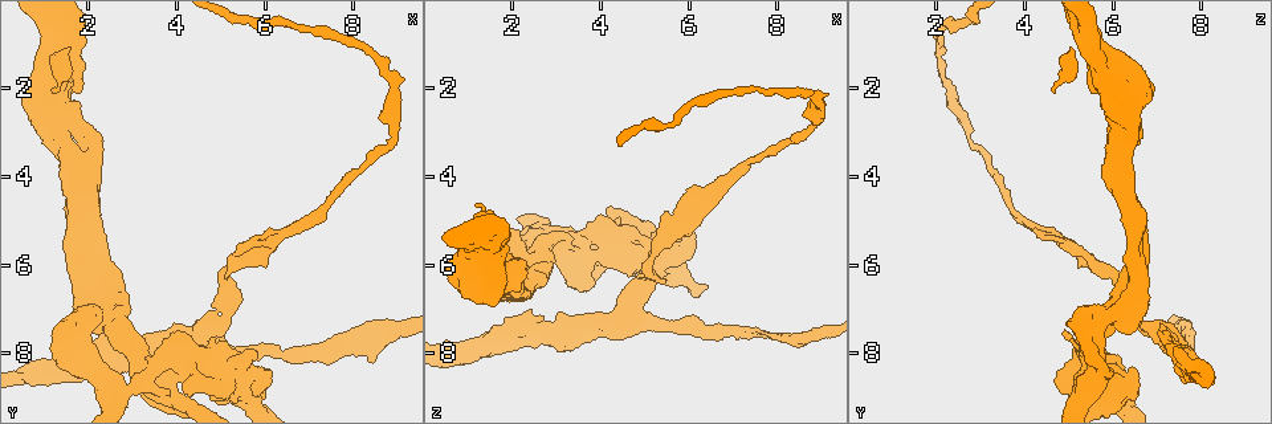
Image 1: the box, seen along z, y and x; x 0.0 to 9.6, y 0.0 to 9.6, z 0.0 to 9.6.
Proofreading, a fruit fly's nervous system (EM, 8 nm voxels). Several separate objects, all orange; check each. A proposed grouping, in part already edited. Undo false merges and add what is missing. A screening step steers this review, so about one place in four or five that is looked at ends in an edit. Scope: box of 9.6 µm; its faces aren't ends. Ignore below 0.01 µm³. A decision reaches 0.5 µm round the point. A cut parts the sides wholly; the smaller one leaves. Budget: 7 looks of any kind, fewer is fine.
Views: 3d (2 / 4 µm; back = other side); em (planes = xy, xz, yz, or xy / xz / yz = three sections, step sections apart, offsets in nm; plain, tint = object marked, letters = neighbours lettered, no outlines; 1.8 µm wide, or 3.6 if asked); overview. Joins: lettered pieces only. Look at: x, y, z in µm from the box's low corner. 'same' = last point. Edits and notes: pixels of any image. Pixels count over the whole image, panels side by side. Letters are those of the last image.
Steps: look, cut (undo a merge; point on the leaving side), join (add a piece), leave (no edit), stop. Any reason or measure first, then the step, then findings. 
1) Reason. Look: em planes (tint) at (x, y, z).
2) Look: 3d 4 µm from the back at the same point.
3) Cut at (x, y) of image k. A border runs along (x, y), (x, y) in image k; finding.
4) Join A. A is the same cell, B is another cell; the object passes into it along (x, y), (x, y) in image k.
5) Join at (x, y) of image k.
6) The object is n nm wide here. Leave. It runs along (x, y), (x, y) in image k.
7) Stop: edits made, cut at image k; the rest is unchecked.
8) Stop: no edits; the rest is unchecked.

Arms part here. Look: em planes (letters) at (6.90, 8.15, 7.55).

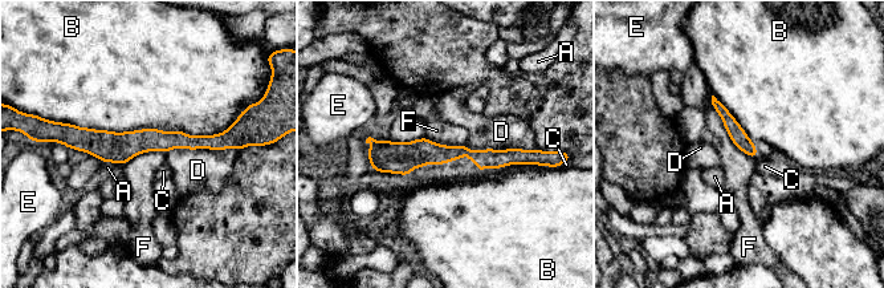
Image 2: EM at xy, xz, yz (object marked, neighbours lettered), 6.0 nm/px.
Leave. A, B, C, D, E and F are other cells; a border runs along (711, 96), (730, 141), (754, 158) in image 2; one neuron here.

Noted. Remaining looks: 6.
Sharp bend. Look: 3d 4 µm at (2.65, 8.85, 5.30).

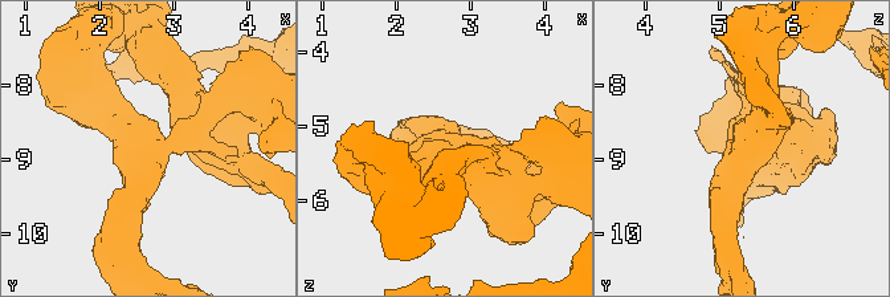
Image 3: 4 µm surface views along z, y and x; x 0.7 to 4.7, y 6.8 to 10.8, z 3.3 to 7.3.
3 arms meet here; the arms are 340, 400, 440 nm wide; now the EM. Look: em 3.6 µm planes (tint) at (2.70, 8.85, 5.30).

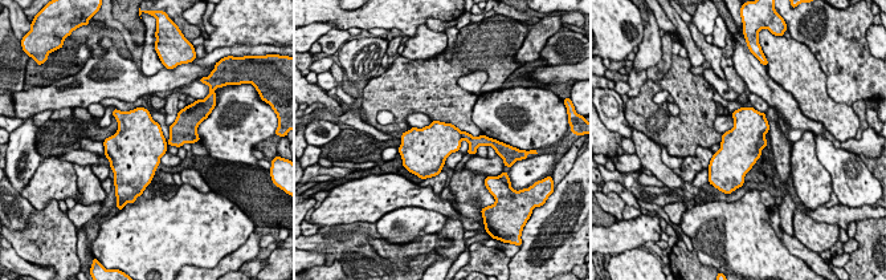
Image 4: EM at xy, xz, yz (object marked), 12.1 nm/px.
Look: em 3.6 µm planes (letters) at the same point.

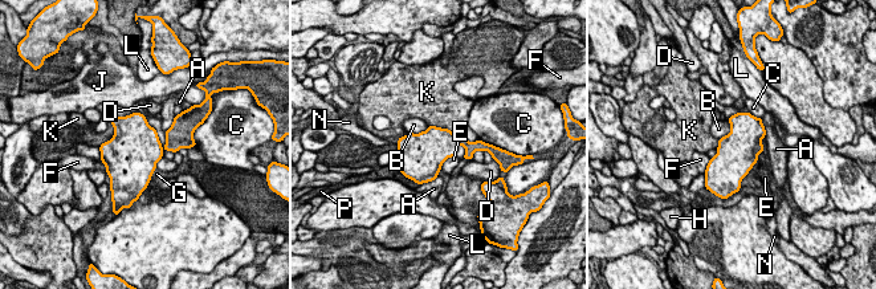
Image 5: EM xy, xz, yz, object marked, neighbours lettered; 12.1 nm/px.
Cut at (471, 147) of image 5. A, B, C, D, E, F, G, H, J, K, L, N and P are other cells; a border runs along (459, 137), (457, 143) in image 5; a second neuron is stuck on.

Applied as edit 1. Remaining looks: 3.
Sudden change in width. Look: 3d 4 µm at (4.70, 7.50, 6.95).

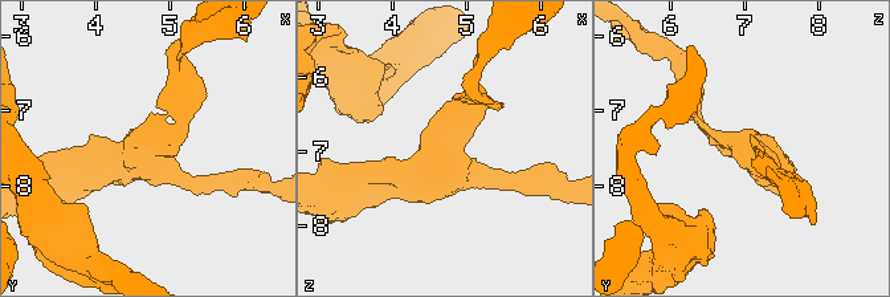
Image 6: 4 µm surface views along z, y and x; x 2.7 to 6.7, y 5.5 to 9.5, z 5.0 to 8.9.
Look: em 3.6 µm planes (tint) at (4.70, 7.55, 6.90).

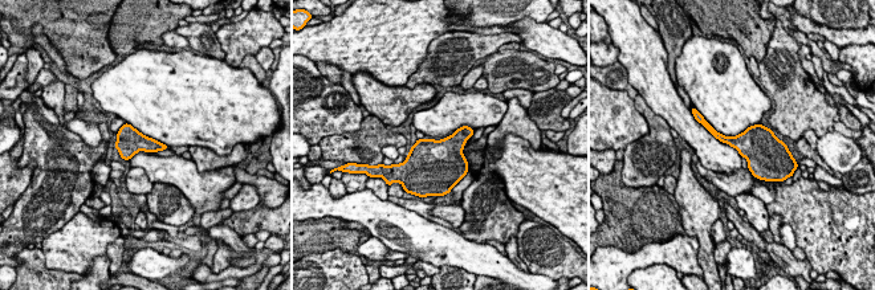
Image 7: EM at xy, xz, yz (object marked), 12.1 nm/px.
Look: em 3.6 µm planes (letters) at the same point.

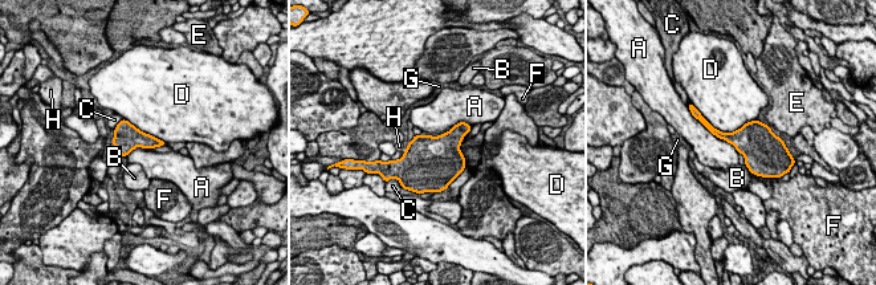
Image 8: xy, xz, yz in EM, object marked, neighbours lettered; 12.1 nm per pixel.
Leave. A, B, C, D, E, F, G and H are other cells; a border runs along (695, 118), (740, 153) in image 8; all the same neuron.

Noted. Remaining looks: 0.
Stop: edits made, cut at image 5; the rest is unchecked.

